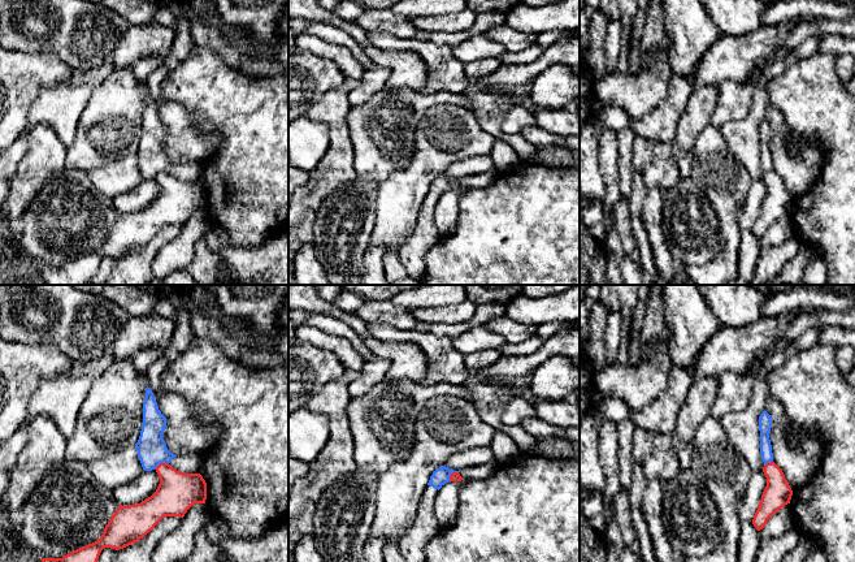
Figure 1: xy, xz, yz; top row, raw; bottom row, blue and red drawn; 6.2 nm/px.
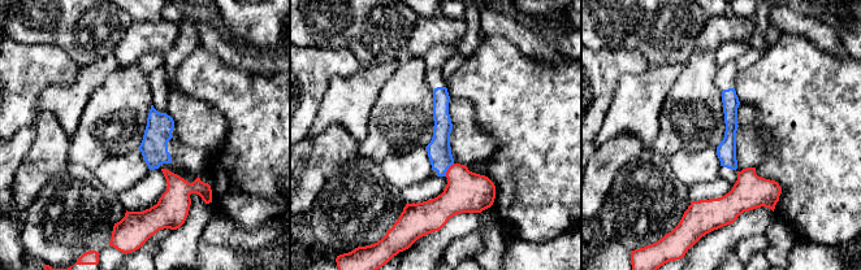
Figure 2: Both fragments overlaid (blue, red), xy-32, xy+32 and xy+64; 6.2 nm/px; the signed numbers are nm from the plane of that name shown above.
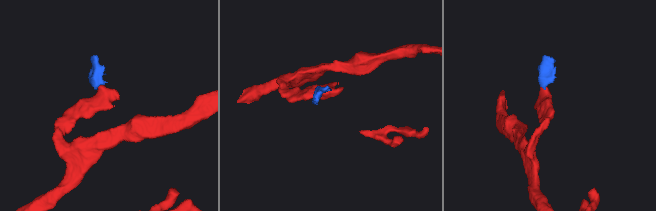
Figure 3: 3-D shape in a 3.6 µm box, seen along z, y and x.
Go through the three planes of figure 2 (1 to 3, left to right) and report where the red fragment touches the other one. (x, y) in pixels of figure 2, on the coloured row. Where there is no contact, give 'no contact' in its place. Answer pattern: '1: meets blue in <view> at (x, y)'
1: no contact
2: meets blue in xy+32 at (448, 168)
3: no contact

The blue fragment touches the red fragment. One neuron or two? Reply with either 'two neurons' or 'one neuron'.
two neurons

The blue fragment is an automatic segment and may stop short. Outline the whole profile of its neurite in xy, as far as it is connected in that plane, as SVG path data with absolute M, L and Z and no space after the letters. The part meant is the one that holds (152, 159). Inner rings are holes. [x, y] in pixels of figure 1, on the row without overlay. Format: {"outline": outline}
{"outline": "M146 96L143 112L143 134L135 156L144 180L155 178L160 172L169 172L177 180L199 182L204 160L174 164L166 156L162 147L166 127L159 118L155 104Z"}

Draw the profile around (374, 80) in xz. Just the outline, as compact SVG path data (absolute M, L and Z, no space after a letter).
M374 65L365 69L359 87L351 91L348 101L351 107L360 105L370 99L376 92L387 87L387 79L391 72L383 66Z

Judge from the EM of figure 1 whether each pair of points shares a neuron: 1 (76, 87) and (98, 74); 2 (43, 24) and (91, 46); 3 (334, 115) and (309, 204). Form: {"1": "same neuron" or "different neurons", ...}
{"1": "same neuron", "2": "same neuron", "3": "same neuron"}

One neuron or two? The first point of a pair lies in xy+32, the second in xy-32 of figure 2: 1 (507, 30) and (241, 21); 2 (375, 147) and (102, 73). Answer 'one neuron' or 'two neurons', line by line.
1: two neurons
2: two neurons

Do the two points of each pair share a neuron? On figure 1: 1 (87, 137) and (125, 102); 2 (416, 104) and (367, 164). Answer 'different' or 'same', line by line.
1: same
2: same

